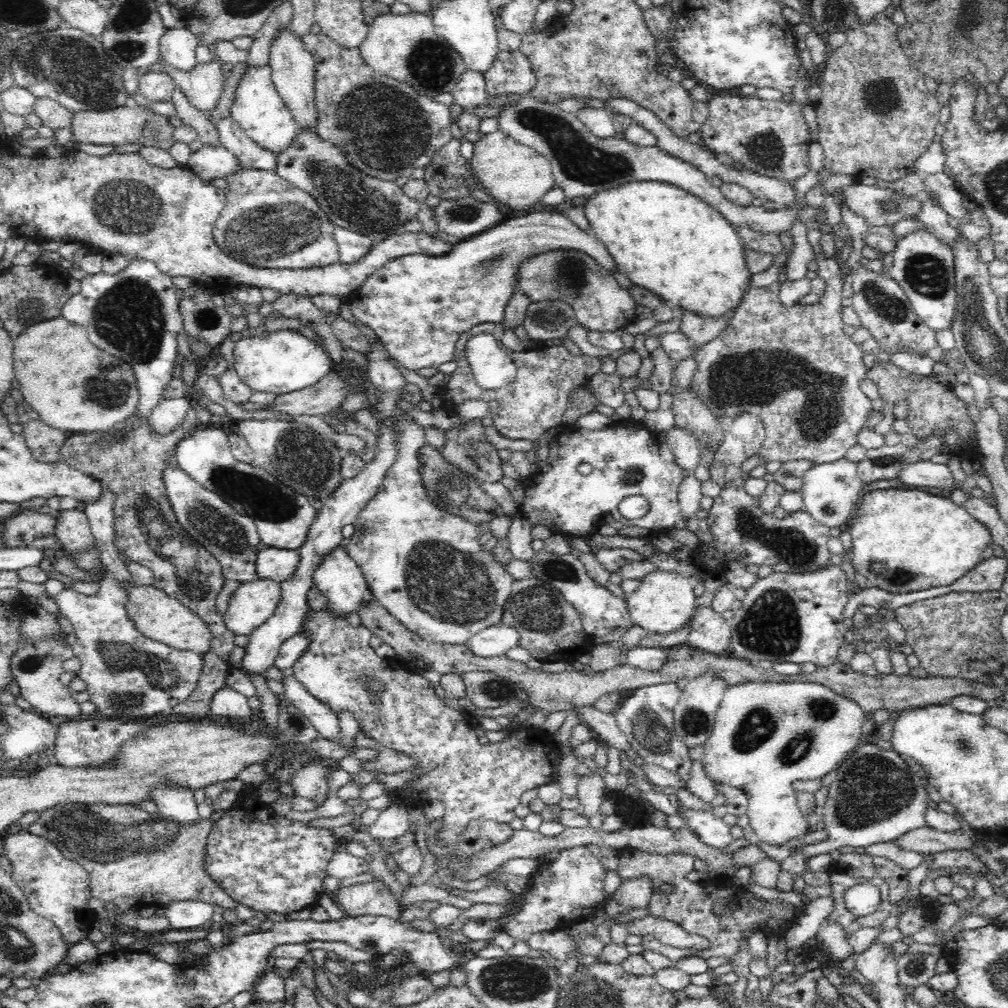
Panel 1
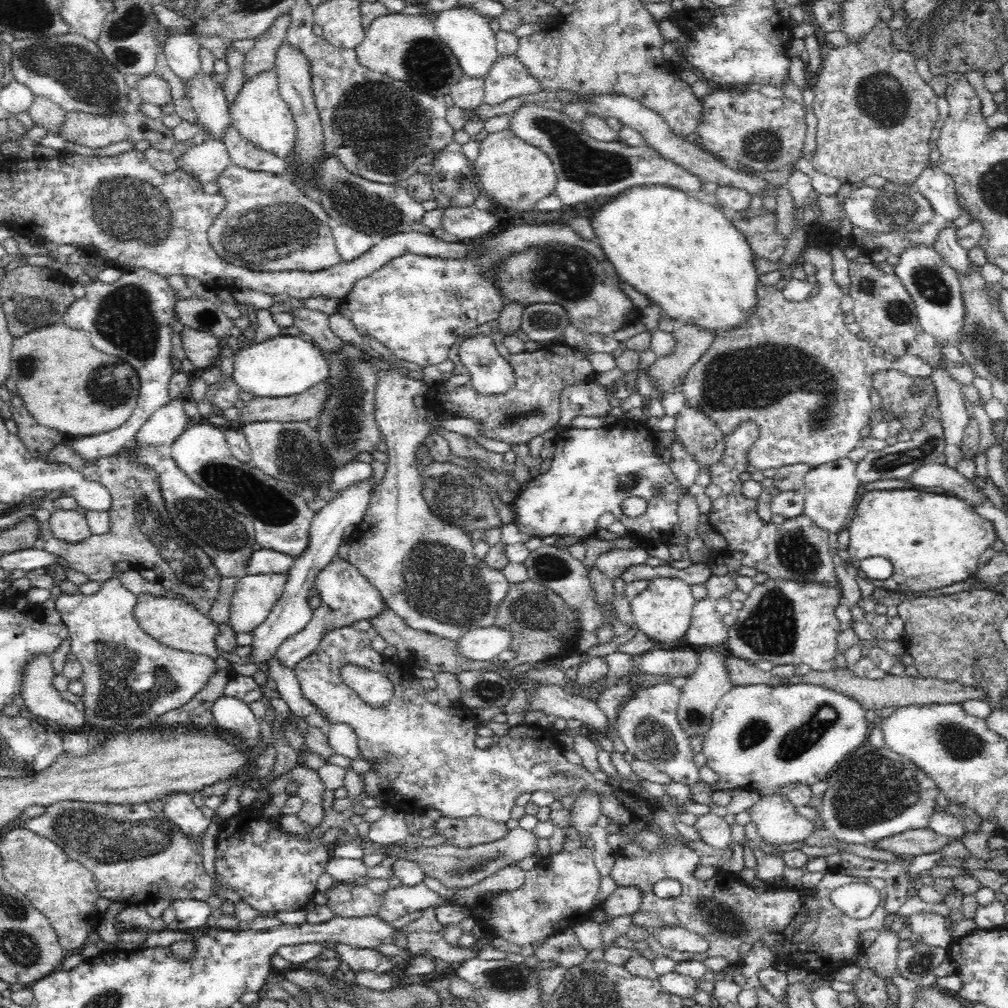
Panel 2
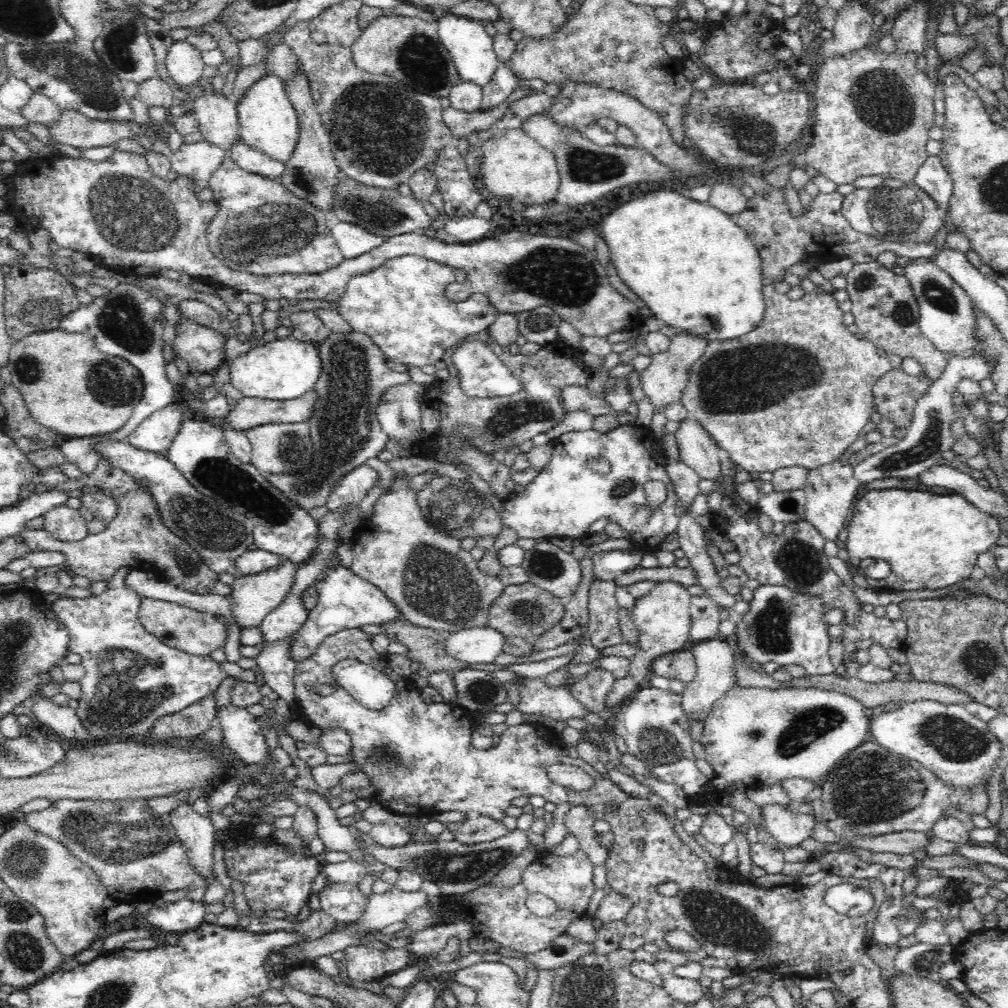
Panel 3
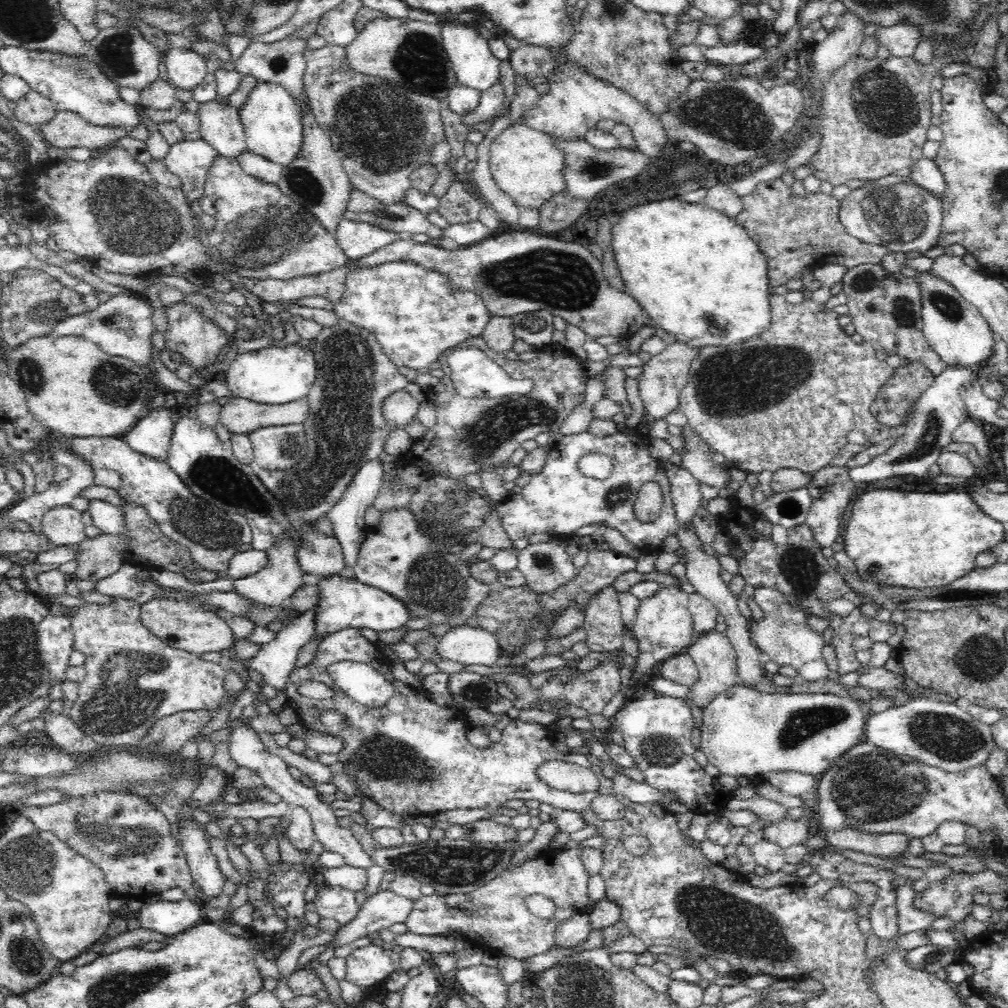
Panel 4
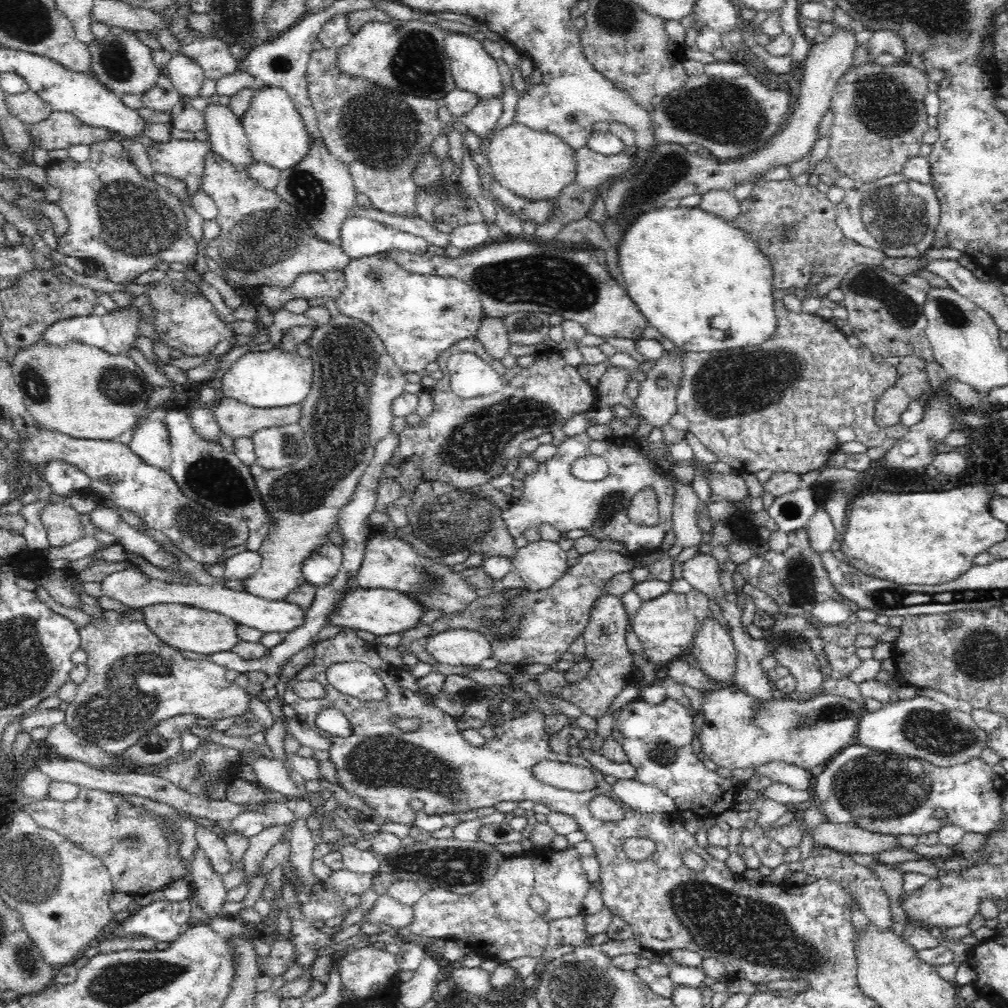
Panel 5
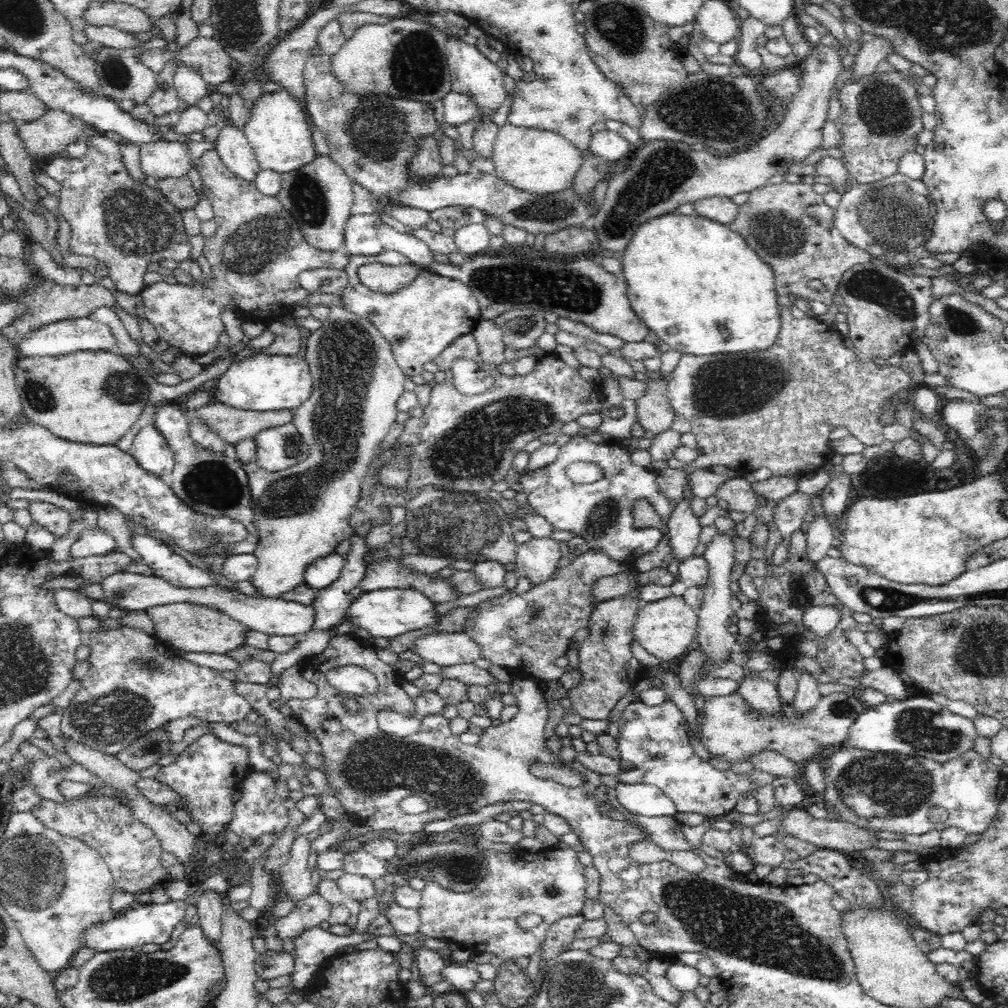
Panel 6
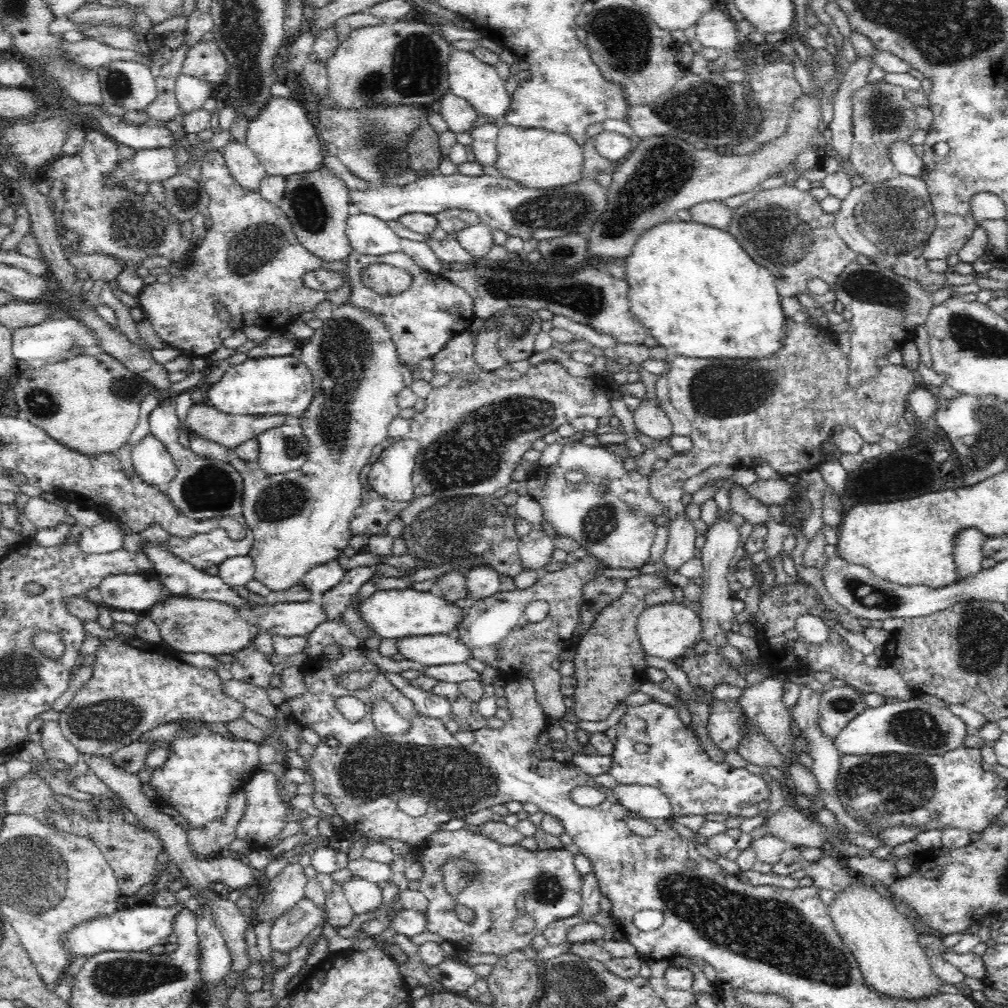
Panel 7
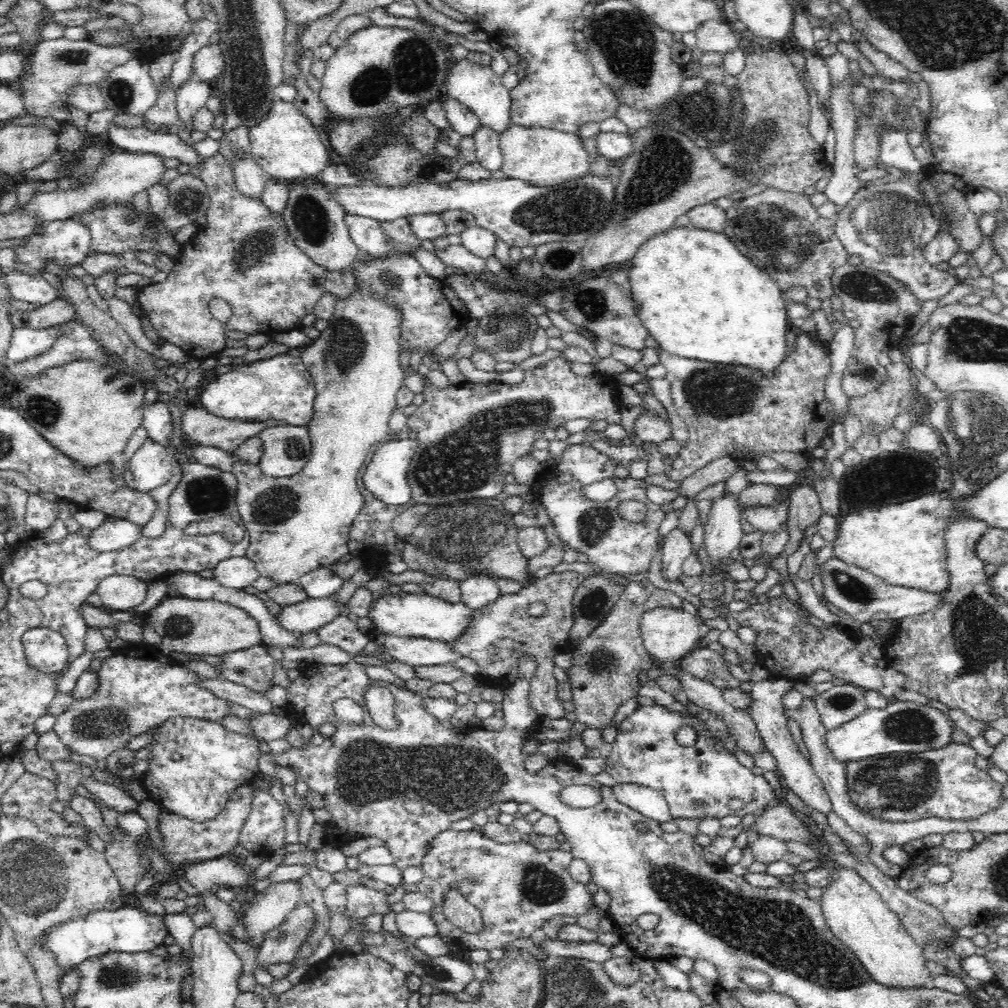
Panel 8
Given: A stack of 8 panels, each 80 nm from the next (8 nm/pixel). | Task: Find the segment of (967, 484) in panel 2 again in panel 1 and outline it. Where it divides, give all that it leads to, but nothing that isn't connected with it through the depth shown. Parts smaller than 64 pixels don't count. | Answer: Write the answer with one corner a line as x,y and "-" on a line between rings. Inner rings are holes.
929,460
913,462
901,466
898,482
908,484
910,488
935,486
953,490
953,476
949,465
934,463

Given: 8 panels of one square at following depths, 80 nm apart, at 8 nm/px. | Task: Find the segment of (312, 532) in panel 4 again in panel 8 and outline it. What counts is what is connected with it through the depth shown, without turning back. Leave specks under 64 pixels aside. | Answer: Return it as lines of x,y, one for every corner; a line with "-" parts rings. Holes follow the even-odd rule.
326,565
307,572
300,578
299,585
306,591
307,598
318,600
337,593
343,582
344,580

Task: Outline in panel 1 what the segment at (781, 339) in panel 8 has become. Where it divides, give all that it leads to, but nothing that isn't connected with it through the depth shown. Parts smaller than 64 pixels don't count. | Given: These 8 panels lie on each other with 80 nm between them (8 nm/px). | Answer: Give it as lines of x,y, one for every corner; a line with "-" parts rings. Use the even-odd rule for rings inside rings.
634,181
618,188
594,193
592,197
588,197
585,204
585,215
591,226
590,232
598,238
598,241
606,246
612,261
618,266
618,272
626,275
630,281
634,283
634,286
655,294
660,301
674,302
676,306
682,306
684,310
692,310
692,315
696,315
696,317
704,317
704,319
710,319
710,321
720,321
721,319
732,315
737,310
738,306
745,301
746,293
750,290
748,289
748,282
750,282
750,268
749,262
746,260
745,246
737,231
734,230
734,224
731,223
729,219
724,218
724,216
722,216
722,214
720,214
714,207
706,204
701,198
686,192
686,190
679,189
678,186
665,182

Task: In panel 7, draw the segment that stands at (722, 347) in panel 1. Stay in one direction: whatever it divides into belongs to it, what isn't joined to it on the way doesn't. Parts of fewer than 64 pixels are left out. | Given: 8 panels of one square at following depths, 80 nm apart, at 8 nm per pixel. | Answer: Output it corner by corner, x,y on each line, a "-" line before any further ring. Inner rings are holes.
786,317
786,324
785,324
785,337
783,340
784,345
781,346
781,350
780,352
778,352
777,356
774,358
770,358
770,360
764,360
764,362
762,362
762,360
737,360
735,358
688,358
688,357
683,357
680,355
669,355
668,357
668,361
671,361
671,364
669,366
669,371
668,373
668,397
670,397
670,403
672,403
672,407
674,407
679,413
682,413
685,418
690,422
691,427
692,427
692,432
689,435
690,438
693,441
693,447
684,452
684,453
678,453
676,454
674,457
670,458
670,460
666,461
666,465
663,467
663,469
660,470
655,470
652,471
649,474
650,477
650,482
649,482
649,486
650,487
650,495
652,495
652,497
654,497
654,499
656,499
656,501
658,501
659,503
662,503
665,507
666,510
669,512
670,514
670,520
668,520
668,522
666,522
664,527
658,527
659,530
656,532
656,537
654,540
653,545
651,546
651,551
650,551
650,556
649,556
649,561
645,562
645,565
642,565
640,568
640,572
641,575
643,574
652,574
652,573
656,573
658,571
662,572
663,574
666,574
666,565
664,564
664,561
662,561
662,556
664,556
664,548
666,548
666,544
668,544
668,538
669,538
669,533
668,533
668,526
670,526
669,522
671,521
672,517
675,517
677,514
680,513
684,513
684,504
682,503
682,495
684,494
684,489
682,489
682,486
684,486
684,482
686,482
686,480
688,480
688,478
692,478
692,476
696,476
696,474
700,474
700,472
702,472
702,470
706,470
706,468
710,468
710,466
714,466
714,464
729,464
730,466
737,466
737,468
753,468
755,466
758,466
758,464
769,464
770,466
772,466
772,468
774,469
775,474
781,474
781,476
788,476
788,474
799,474
802,471
813,471
815,469
818,469
820,465
822,465
825,462
825,455
822,454
822,444
824,444
824,442
826,442
826,439
828,437
830,437
833,434
834,430
834,426
838,426
838,424
841,424
843,427
844,426
853,426
856,430
857,433
859,434
860,437
862,437
862,440
864,442
874,442
874,443
878,443
880,442
880,439
883,437
882,434
884,432
884,430
886,430
886,428
888,426
891,425
904,425
904,419
903,417
907,414
909,414
909,410
908,410
908,406
907,406
907,398
909,398
909,395
915,390
915,388
917,386
919,386
919,377
917,376
917,373
911,371
909,368
906,368
903,364
901,365
894,365
894,364
886,364
885,366
882,366
879,370
879,372
876,373
876,375
874,376
874,378
872,378
872,380
868,380
868,382
862,382
862,388
851,388
849,386
848,383
848,364
849,364
849,357
846,357
846,355
844,355
844,352
842,352
842,349
840,349
840,347
838,347
838,343
836,343
837,340
837,336
836,334
831,330
825,329
822,326
814,326
814,328
812,328
812,326
808,326
807,322
802,322
802,324
800,322
795,322
793,320
793,318
790,317

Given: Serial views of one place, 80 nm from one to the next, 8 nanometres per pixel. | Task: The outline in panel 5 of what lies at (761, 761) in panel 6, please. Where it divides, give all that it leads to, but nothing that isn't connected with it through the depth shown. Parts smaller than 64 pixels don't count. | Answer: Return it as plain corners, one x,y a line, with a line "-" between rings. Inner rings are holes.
769,763
756,769
756,773
768,777
772,783
782,783
798,791
810,790
815,772
786,763

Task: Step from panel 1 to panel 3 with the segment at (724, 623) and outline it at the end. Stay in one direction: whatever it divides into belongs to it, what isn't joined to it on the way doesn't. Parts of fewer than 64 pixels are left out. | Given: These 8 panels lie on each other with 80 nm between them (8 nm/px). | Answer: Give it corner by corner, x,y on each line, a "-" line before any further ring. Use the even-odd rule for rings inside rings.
691,596
689,611
691,614
689,637
692,642
716,640
720,637
718,628
720,628
722,616
719,606
714,603
712,597

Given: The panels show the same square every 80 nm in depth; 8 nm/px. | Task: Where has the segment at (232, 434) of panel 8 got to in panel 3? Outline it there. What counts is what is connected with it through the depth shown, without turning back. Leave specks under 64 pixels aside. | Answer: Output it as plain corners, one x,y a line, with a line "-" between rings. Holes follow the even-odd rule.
314,389
290,401
263,401
260,398
244,397
238,402
232,402
230,412
224,418
225,427
247,431
265,424
307,422
315,409
315,403

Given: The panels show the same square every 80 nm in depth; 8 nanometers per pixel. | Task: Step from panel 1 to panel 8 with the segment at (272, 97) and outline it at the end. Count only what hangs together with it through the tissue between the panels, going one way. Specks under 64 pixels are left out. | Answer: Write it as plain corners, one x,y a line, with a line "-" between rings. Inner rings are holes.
278,98
266,113
265,119
249,128
250,150
254,161
265,170
272,179
290,184
296,181
308,181
320,177
320,172
330,164
332,151
324,137
319,134
310,119
292,102

